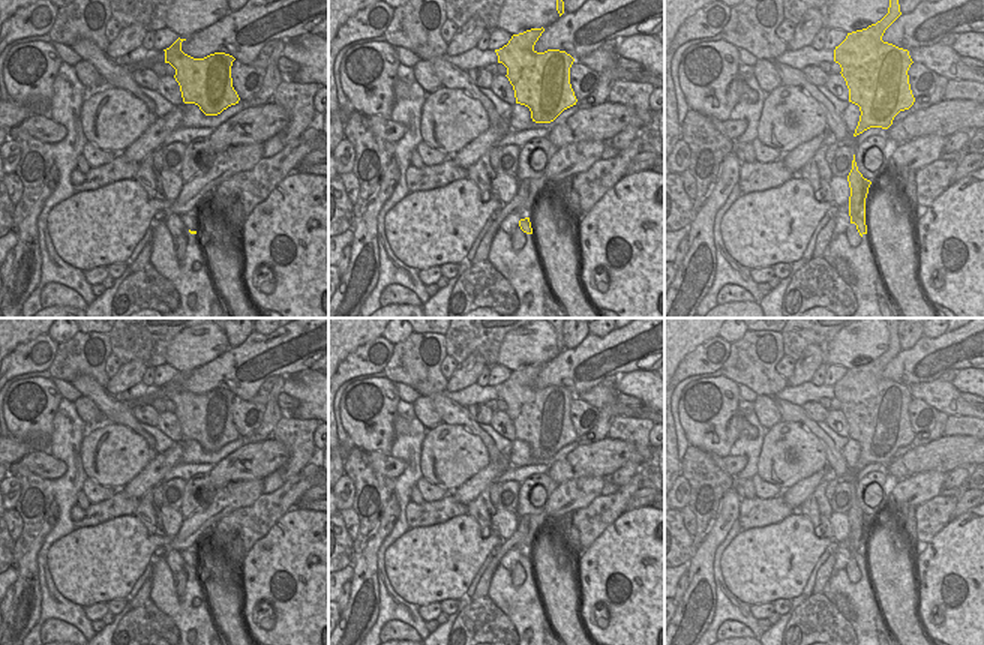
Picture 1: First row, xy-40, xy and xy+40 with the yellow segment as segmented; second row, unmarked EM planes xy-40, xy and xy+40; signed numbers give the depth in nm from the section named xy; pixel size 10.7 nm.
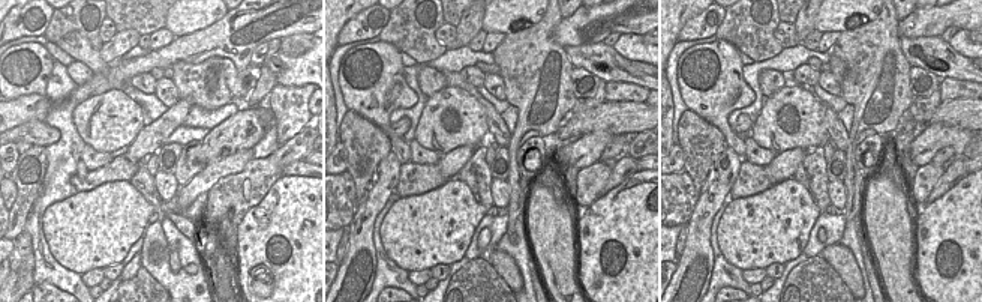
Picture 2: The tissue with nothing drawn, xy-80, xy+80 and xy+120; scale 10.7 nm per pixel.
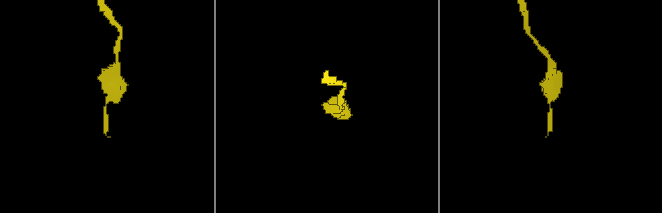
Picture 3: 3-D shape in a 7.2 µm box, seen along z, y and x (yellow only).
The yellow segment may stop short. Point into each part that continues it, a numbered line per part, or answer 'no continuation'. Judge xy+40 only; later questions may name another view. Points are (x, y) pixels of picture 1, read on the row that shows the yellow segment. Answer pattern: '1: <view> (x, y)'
1: xy+40 (852, 234)

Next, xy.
1: xy (518, 237)

